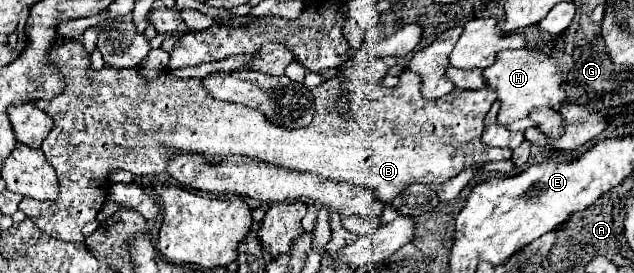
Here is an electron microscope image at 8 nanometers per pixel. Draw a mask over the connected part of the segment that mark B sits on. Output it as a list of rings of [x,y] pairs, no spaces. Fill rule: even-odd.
[[[78,40],[56,46],[50,54],[52,64],[60,68],[66,88],[64,94],[54,100],[38,100],[34,102],[40,110],[44,110],[52,120],[54,128],[48,138],[42,142],[42,152],[46,160],[54,166],[60,182],[60,196],[56,202],[40,202],[34,198],[24,197],[18,208],[34,220],[36,228],[64,242],[84,242],[82,228],[88,222],[96,220],[106,194],[108,194],[108,174],[114,168],[130,170],[132,174],[160,174],[168,164],[168,148],[182,152],[202,152],[210,158],[224,156],[252,156],[260,158],[268,164],[276,164],[296,172],[316,172],[324,178],[332,180],[348,180],[352,184],[374,188],[380,200],[388,204],[410,184],[442,184],[452,176],[458,176],[466,168],[482,166],[492,160],[510,158],[508,148],[490,148],[480,142],[484,132],[484,116],[496,102],[496,90],[486,86],[480,90],[456,90],[444,98],[426,100],[420,92],[422,78],[414,72],[404,72],[400,76],[398,88],[384,88],[378,84],[378,74],[386,74],[386,64],[382,60],[368,59],[359,52],[354,64],[346,66],[334,78],[326,80],[318,88],[312,90],[316,100],[316,116],[310,126],[304,128],[282,128],[264,118],[262,112],[248,108],[244,104],[232,104],[212,98],[204,86],[202,78],[176,78],[168,72],[162,72],[156,80],[146,82],[136,68],[114,70],[104,66],[102,70],[90,68],[90,56],[86,56],[82,44]],[[342,80],[346,82],[348,98],[348,116],[338,114],[338,104],[342,98]]]

